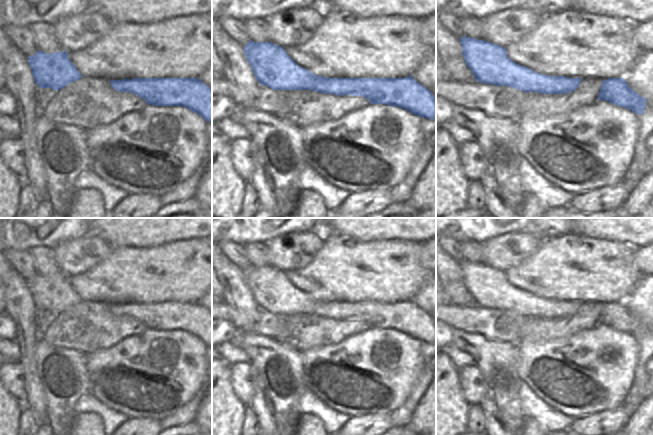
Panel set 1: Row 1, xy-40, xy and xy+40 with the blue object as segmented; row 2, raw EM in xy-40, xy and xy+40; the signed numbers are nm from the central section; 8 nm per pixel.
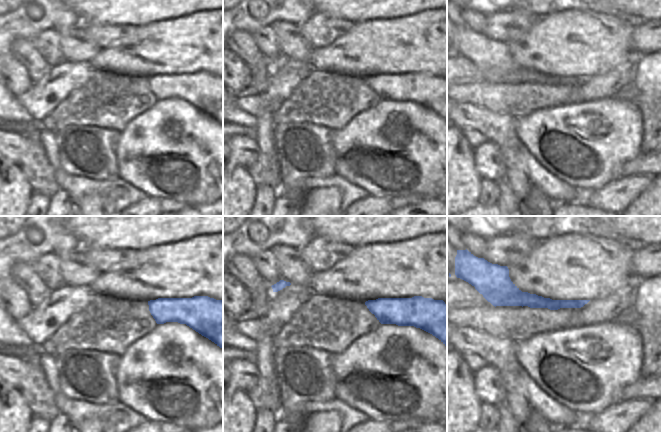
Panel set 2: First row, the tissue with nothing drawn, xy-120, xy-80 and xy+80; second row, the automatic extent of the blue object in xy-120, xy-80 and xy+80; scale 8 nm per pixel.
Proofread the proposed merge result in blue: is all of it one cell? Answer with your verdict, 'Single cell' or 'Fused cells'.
Single cell.

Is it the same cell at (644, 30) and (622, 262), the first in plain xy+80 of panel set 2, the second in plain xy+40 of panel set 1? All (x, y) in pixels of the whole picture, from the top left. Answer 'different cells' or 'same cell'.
different cells

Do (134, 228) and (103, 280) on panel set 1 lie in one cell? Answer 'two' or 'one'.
two

